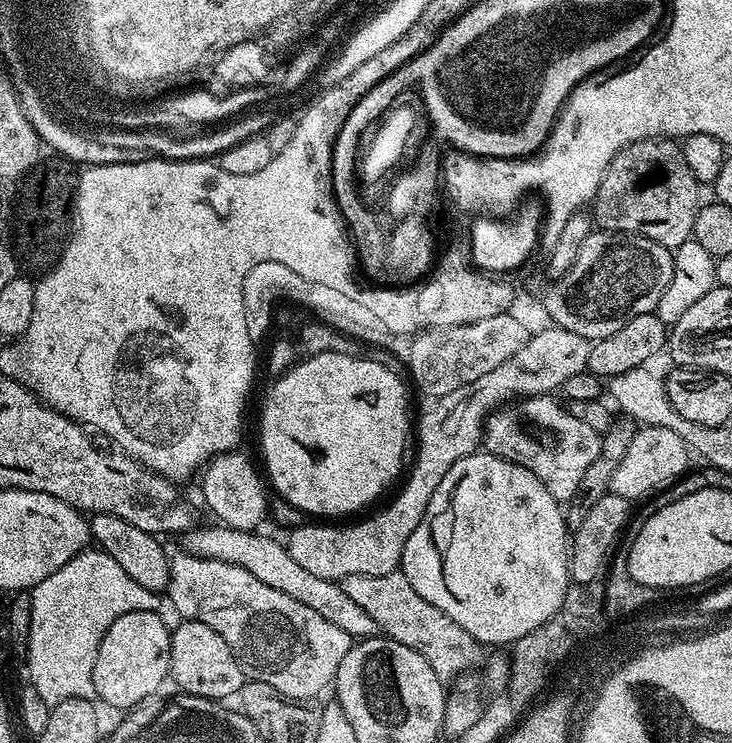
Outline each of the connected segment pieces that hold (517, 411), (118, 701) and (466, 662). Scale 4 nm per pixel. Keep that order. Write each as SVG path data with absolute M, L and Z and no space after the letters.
M551 395L526 397L517 399L515 402L507 403L495 414L488 417L484 425L484 438L482 441L483 451L506 458L518 466L526 466L550 490L550 494L555 500L567 502L575 492L581 491L580 483L582 474L586 474L586 469L590 467L590 462L598 458L600 453L601 433L590 430L586 422L574 418L563 403L559 404Z
M159 611L122 614L122 618L115 620L110 630L106 630L94 662L94 690L96 696L110 707L135 709L135 704L142 703L144 696L154 695L164 680L166 684L172 634L170 624L160 615Z
M397 570L386 575L347 576L342 585L347 597L378 622L381 631L389 639L422 654L440 680L450 682L450 679L483 663L483 645L463 630L458 622L426 602L407 581L404 572Z

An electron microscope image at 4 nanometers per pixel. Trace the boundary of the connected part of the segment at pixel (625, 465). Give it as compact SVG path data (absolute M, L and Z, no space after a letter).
M641 427L630 442L630 450L626 450L626 458L622 458L618 470L614 470L610 491L630 502L643 501L681 479L689 471L688 456L688 445L681 436L674 434L674 430Z

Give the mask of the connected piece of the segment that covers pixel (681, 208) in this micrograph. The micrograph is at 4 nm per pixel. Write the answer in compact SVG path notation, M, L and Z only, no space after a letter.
M675 139L639 140L610 162L596 191L594 224L605 232L645 236L670 249L692 239L694 218L702 203L702 185L686 166L683 147Z

